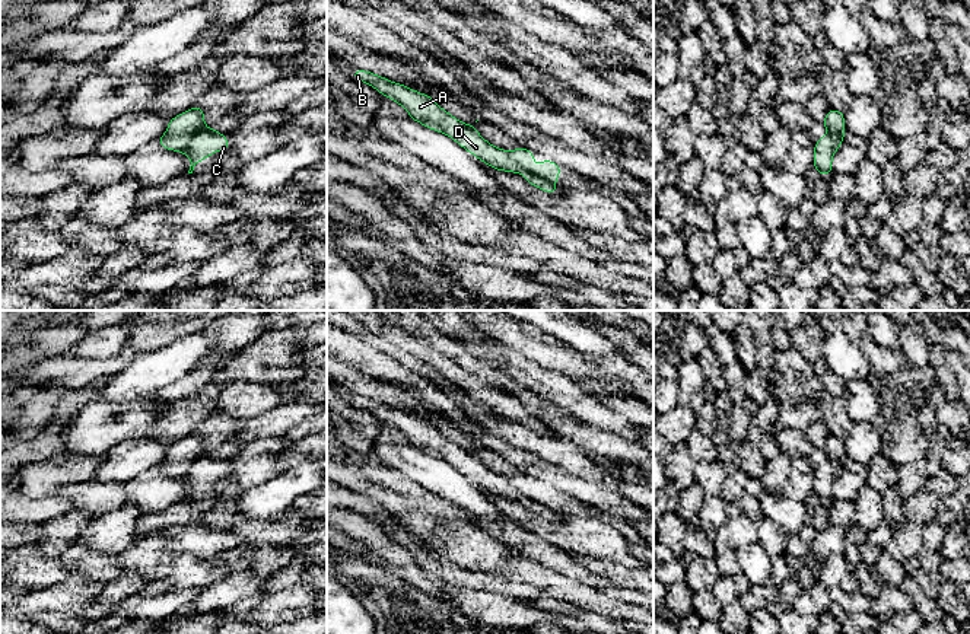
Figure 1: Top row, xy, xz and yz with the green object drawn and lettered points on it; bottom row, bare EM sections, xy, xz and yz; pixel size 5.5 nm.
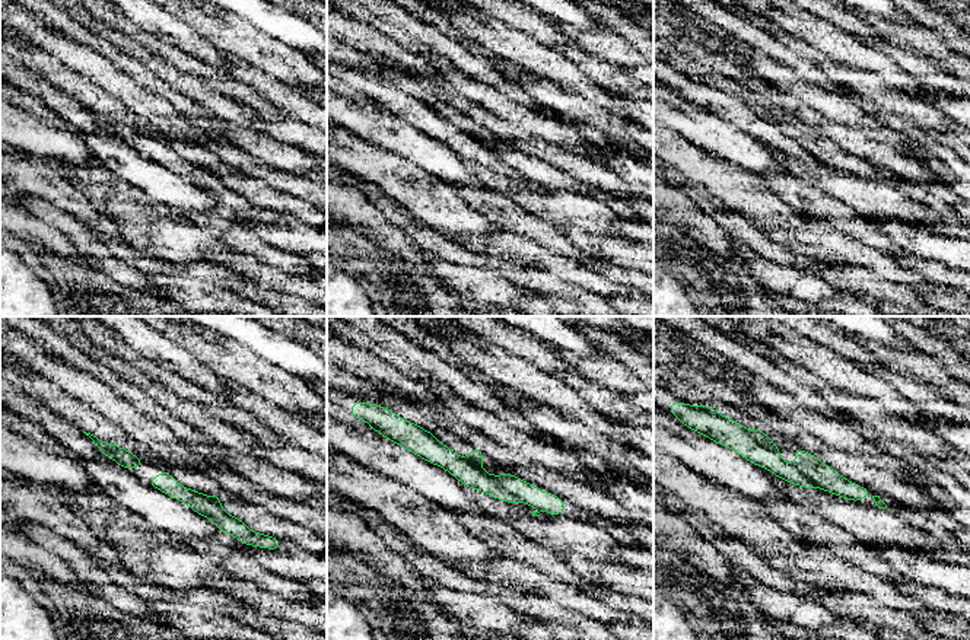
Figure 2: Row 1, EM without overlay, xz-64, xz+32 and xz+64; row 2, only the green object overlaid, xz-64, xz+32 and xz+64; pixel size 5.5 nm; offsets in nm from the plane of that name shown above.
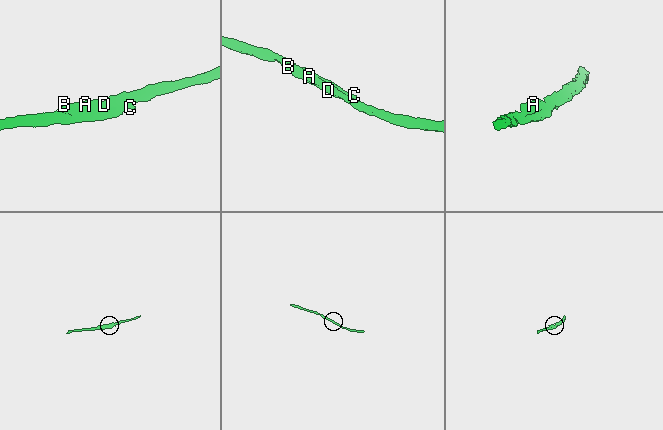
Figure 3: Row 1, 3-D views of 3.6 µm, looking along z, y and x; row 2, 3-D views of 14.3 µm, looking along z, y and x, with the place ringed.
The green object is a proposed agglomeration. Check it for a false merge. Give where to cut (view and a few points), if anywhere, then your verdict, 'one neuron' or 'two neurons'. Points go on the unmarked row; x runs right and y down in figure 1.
cut in xz along (506, 478), (524, 497), (544, 503), (553, 510); two neurons

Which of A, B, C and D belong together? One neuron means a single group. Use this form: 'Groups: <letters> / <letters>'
Groups: A B D / C

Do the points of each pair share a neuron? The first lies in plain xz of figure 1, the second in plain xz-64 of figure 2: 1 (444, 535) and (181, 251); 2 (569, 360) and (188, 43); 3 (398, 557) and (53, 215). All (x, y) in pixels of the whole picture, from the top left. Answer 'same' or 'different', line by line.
1: same
2: different
3: same

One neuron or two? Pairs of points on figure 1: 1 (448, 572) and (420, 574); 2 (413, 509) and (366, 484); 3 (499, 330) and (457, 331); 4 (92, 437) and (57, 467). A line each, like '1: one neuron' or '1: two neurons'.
1: two neurons
2: one neuron
3: two neurons
4: two neurons

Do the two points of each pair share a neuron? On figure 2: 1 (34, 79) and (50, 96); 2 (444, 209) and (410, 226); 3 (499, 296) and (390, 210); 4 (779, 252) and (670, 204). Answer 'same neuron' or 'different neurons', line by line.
1: same neuron
2: different neurons
3: different neurons
4: different neurons

